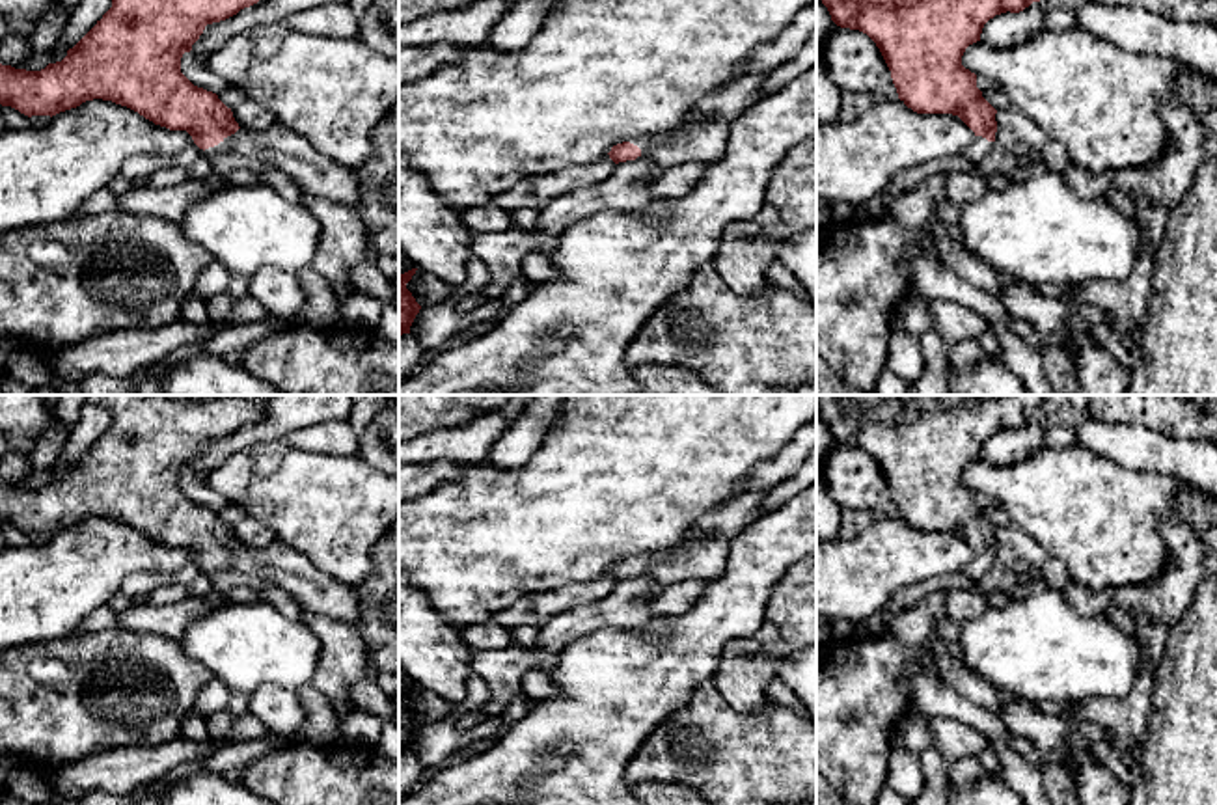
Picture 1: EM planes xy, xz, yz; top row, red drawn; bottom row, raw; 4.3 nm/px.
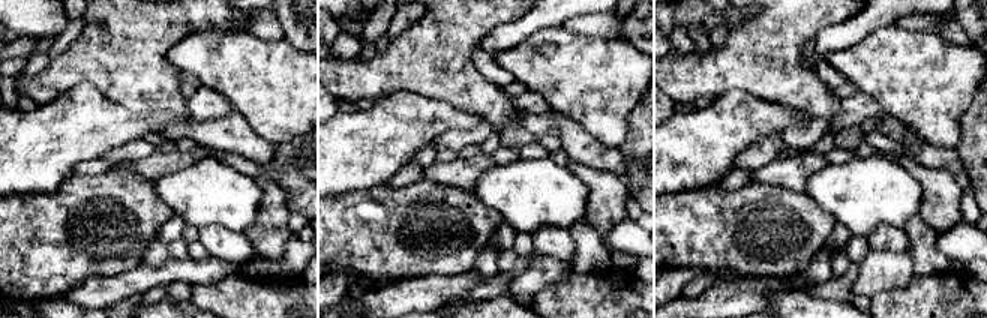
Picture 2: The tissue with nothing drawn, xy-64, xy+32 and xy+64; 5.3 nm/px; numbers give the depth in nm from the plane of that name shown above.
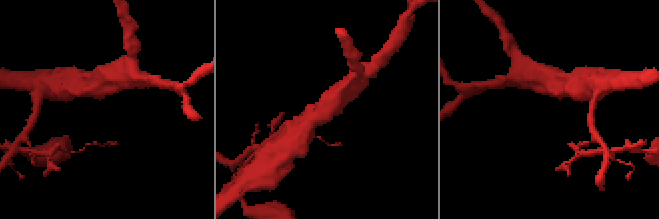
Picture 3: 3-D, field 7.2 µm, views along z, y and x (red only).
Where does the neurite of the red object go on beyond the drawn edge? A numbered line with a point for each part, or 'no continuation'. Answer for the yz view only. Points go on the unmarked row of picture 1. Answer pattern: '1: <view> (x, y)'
1: yz (981, 563)

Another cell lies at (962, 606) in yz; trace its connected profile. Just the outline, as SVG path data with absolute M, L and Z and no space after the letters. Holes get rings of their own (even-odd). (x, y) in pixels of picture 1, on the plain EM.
M950 591L945 600L945 611L960 624L977 619L988 607L986 594L980 591Z

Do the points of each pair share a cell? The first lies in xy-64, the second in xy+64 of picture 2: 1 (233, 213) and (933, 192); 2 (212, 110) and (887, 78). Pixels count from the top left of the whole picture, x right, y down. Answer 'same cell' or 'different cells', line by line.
1: different cells
2: different cells

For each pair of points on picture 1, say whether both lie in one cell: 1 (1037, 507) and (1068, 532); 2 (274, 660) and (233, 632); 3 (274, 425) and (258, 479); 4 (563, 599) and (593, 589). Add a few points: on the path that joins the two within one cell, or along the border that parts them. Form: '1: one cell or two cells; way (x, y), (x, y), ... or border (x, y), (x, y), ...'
1: one cell; way (1044, 507), (1061, 524)
2: one cell; way (265, 651), (243, 641)
3: two cells; border (284, 438), (256, 442), (230, 457)
4: one cell; way (571, 595), (586, 591)

